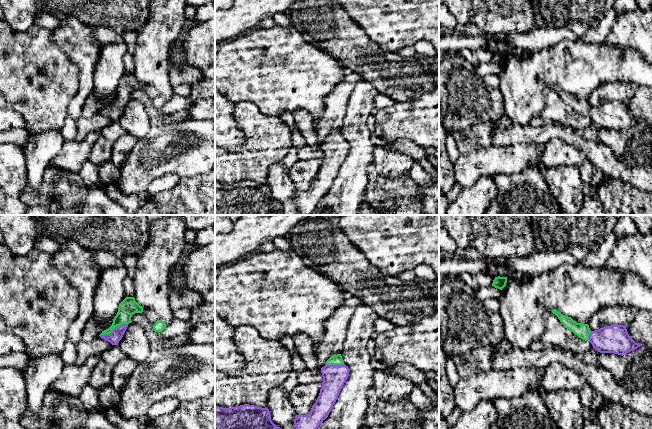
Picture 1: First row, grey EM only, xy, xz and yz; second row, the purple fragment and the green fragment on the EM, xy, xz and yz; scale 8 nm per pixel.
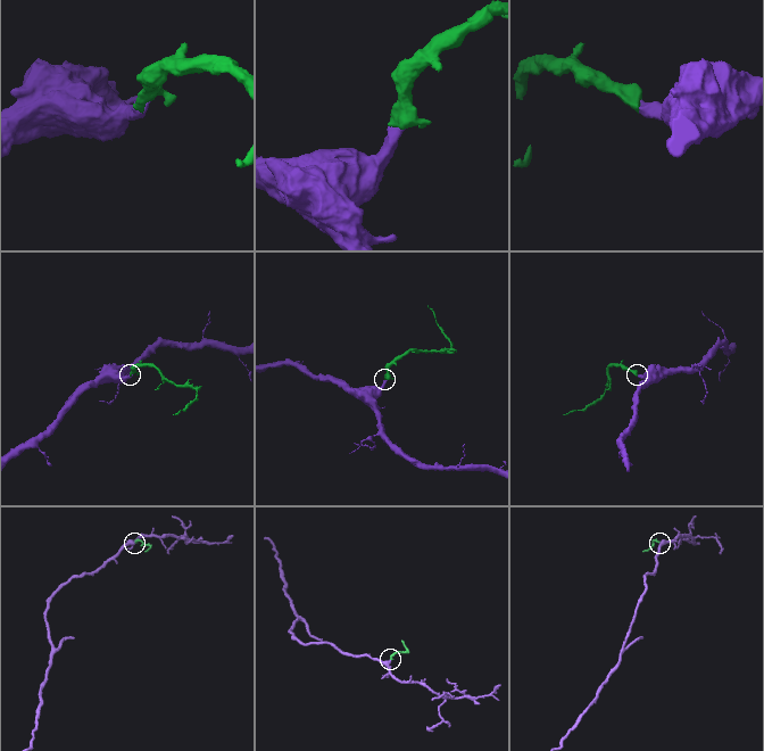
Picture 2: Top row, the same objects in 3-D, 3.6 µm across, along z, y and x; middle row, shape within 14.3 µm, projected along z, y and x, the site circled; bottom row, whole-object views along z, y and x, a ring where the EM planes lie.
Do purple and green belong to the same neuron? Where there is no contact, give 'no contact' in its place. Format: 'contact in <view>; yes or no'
contact in xy; yes

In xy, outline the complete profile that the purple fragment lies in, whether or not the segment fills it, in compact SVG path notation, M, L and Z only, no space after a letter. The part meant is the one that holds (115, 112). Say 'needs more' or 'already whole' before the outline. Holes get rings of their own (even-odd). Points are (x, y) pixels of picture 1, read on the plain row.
needs more; M126 73L118 83L118 88L113 95L112 101L102 107L101 114L110 118L112 121L118 121L122 115L128 100L131 99L131 93L135 89L142 89L143 83L140 82L134 73Z

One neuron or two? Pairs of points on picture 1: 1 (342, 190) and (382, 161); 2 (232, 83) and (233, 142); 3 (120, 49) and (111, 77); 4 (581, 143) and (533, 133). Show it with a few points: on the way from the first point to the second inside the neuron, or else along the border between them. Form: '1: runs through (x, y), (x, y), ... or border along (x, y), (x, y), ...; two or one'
1: border along (375, 146), (371, 165); two
2: border along (225, 96), (233, 104); two
3: runs through (113, 56), (111, 58), (111, 70); one
4: runs through (569, 136), (565, 133), (545, 133); one

